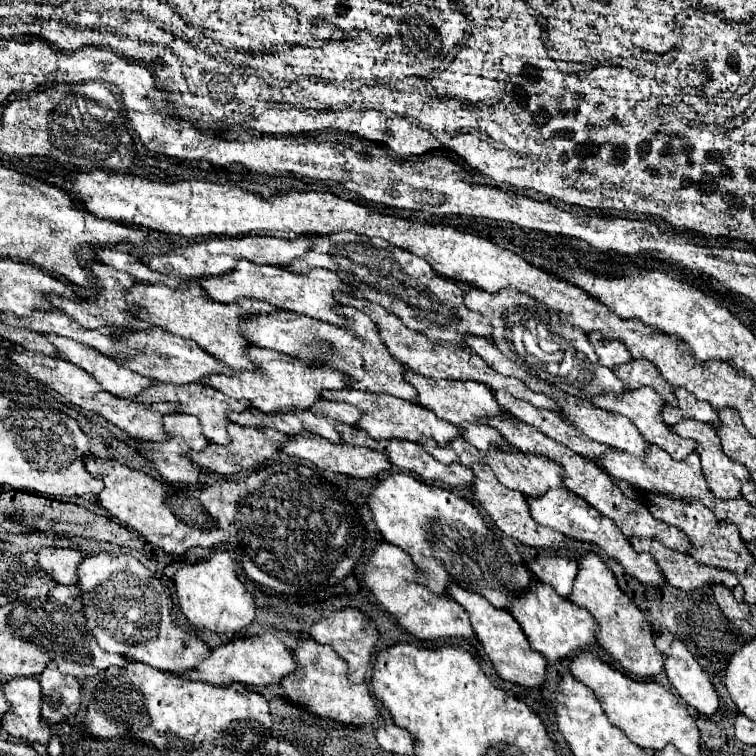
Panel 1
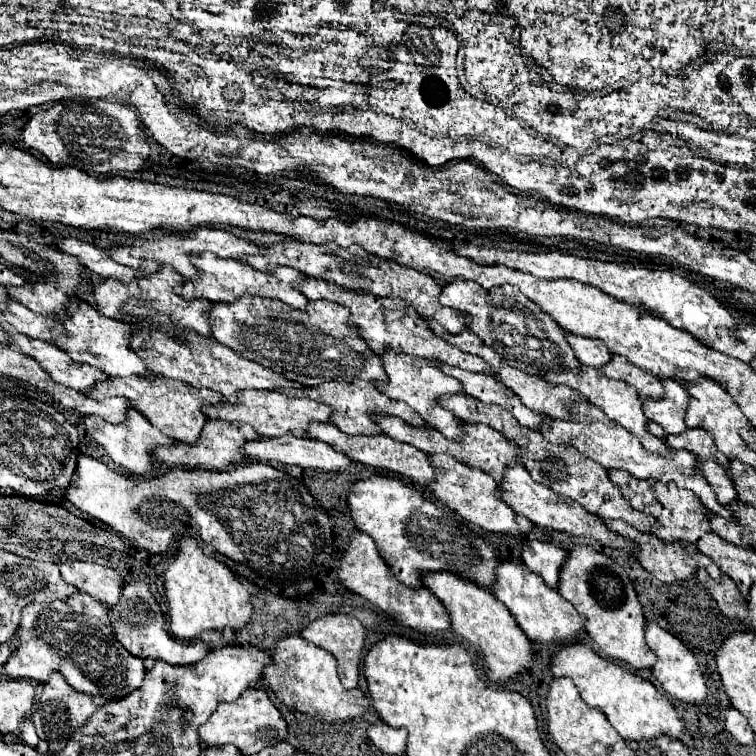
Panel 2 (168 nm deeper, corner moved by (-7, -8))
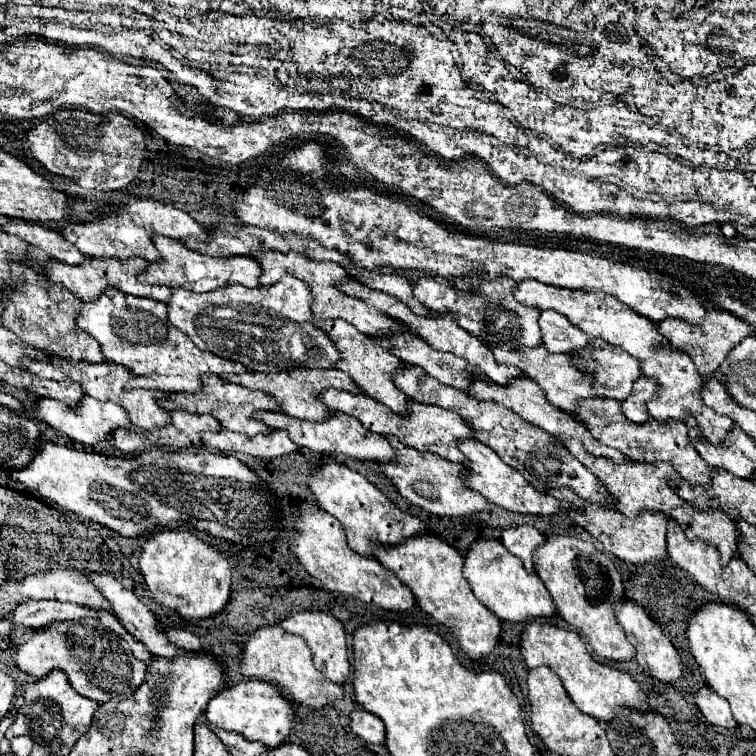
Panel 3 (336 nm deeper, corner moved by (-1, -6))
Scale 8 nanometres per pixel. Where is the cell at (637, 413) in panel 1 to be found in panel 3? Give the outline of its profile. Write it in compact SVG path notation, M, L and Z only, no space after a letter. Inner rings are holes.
M491 345L491 351L493 355L501 361L501 363L507 363L507 365L515 365L519 367L527 377L531 377L547 395L547 399L567 411L567 413L573 413L573 409L577 407L577 401L585 401L585 399L599 399L595 393L593 393L593 375L587 373L587 371L581 371L573 365L573 355L569 353L563 353L563 355L553 355L549 353L545 347L521 347L519 351L505 351L505 349L499 349L495 345Z

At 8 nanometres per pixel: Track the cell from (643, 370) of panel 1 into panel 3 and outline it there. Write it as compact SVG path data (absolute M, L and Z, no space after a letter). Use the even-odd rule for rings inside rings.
M609 345L609 369L593 369L593 375L595 393L599 397L623 401L631 395L633 383L643 373L635 357L631 357L623 349L617 349L615 345Z

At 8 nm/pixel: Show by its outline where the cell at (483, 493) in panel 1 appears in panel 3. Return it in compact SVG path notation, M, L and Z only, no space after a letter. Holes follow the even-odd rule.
M387 437L387 439L393 445L393 449L397 451L397 461L379 463L379 465L381 465L381 471L393 481L393 485L399 489L399 493L407 501L411 501L413 505L417 505L433 515L447 515L447 517L467 517L467 515L477 515L477 513L485 511L485 505L489 501L467 487L465 475L469 471L463 465L437 457L437 453L417 451L415 447L401 443L397 437Z

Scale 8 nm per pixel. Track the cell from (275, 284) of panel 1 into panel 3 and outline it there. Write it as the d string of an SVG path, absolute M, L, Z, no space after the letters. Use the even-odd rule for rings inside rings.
M157 235L153 237L153 243L157 251L161 253L159 263L149 263L147 271L139 275L141 283L147 285L171 285L171 287L183 287L187 291L197 291L197 293L207 293L223 285L245 285L249 289L261 287L259 277L261 277L261 265L259 261L253 261L253 257L229 257L229 259L213 259L207 255L201 255L197 251L191 251L185 247L181 241Z

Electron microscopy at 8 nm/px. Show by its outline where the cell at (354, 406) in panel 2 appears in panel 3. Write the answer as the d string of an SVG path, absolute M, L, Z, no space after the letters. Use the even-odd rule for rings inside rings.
M291 369L291 371L283 371L283 373L245 373L245 375L221 375L221 377L229 383L237 383L247 389L259 389L259 391L273 395L281 403L283 413L287 413L291 417L301 417L307 421L323 421L325 417L329 417L331 411L321 401L321 393L325 389L333 387L333 389L349 391L349 393L361 393L361 389L357 389L357 385L353 385L351 377L337 369L329 369L329 371L325 371L325 369Z

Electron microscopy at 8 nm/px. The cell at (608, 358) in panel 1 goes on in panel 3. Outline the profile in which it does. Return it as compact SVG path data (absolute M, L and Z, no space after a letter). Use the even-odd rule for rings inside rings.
M541 311L539 327L543 333L543 347L549 353L571 353L579 349L593 349L589 337L577 329L573 323L567 321L565 315L557 311Z

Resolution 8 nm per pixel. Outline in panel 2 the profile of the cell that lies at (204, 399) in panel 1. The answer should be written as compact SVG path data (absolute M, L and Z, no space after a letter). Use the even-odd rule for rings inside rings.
M110 376L106 381L98 382L90 391L97 389L97 385L101 387L93 398L102 400L109 397L125 397L129 405L137 409L143 417L147 417L147 421L151 421L159 431L183 443L195 443L195 439L199 437L199 431L203 429L203 423L207 421L207 415L201 413L201 407L207 403L215 403L215 397L217 401L221 401L219 399L221 395L217 395L211 389L197 389L187 383L179 383L179 381L165 379L165 377Z

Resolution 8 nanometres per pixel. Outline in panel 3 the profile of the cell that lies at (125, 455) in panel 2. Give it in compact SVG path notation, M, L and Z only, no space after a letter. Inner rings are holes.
M83 397L81 403L77 407L69 407L67 403L63 401L55 401L55 399L41 399L37 409L35 409L35 415L43 421L47 421L51 427L59 429L61 433L65 433L67 437L71 437L73 441L79 441L83 445L97 445L97 443L111 443L113 441L113 429L129 429L131 427L131 421L129 421L129 415L125 413L125 409L121 405L115 405L111 401L107 403L101 403L93 397Z

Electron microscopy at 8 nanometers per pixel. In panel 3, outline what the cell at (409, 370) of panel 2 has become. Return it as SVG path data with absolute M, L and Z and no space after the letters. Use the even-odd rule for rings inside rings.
M343 319L313 321L313 323L319 325L321 329L325 329L329 333L329 337L335 341L337 349L341 351L341 361L337 363L337 369L347 373L369 397L385 403L393 413L409 413L409 397L405 397L405 393L401 393L401 389L397 389L397 385L393 381L393 373L407 367L405 361L401 361L387 349L381 349L381 345L377 345L371 337L359 333L353 325L349 325Z

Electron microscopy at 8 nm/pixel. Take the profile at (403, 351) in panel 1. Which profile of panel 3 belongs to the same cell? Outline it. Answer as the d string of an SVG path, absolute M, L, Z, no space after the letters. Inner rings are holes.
M269 251L269 253L255 253L255 259L261 263L263 267L263 275L261 275L261 283L263 285L273 285L277 283L281 277L285 275L291 275L291 277L297 277L301 281L305 281L309 287L311 287L311 293L313 293L313 313L319 321L329 321L329 319L345 319L349 321L351 325L355 325L361 333L369 335L369 337L387 337L387 335L397 335L403 331L405 323L403 321L397 321L389 315L383 315L379 311L371 311L361 299L355 299L355 297L349 297L345 293L341 293L337 289L337 285L341 281L347 281L351 279L351 275L345 271L345 267L341 267L339 263L331 263L331 261L315 261L303 253L295 253L295 251L289 251L289 253L277 253L277 251Z

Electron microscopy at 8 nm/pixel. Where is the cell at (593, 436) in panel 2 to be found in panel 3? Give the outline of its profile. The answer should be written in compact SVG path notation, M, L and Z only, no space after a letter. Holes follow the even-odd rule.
M521 377L521 379L513 379L509 385L495 385L495 383L489 383L489 381L473 381L473 387L469 391L469 395L477 397L477 399L485 399L485 401L497 401L501 405L505 405L507 409L511 409L513 413L517 413L523 421L531 423L531 425L537 425L541 429L545 429L547 433L551 435L565 435L565 437L575 437L579 439L585 449L591 453L591 455L601 455L601 457L609 457L611 461L623 461L625 455L621 455L617 449L611 449L607 445L601 445L595 437L591 437L589 429L585 429L585 425L581 425L581 421L577 421L573 415L565 413L563 409L557 409L555 405L551 405L543 393L543 389L527 379L527 377Z

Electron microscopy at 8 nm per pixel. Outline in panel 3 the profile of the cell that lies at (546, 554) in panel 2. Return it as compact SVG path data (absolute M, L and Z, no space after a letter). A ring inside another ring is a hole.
M519 525L519 527L509 527L503 531L501 535L501 543L523 561L525 569L529 573L535 573L535 563L533 563L533 553L537 547L541 547L545 543L545 537L529 527L529 525Z

